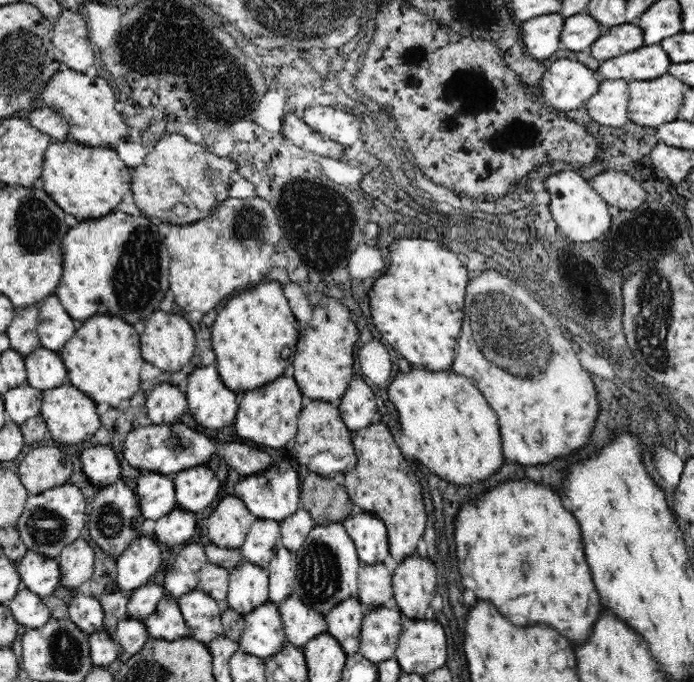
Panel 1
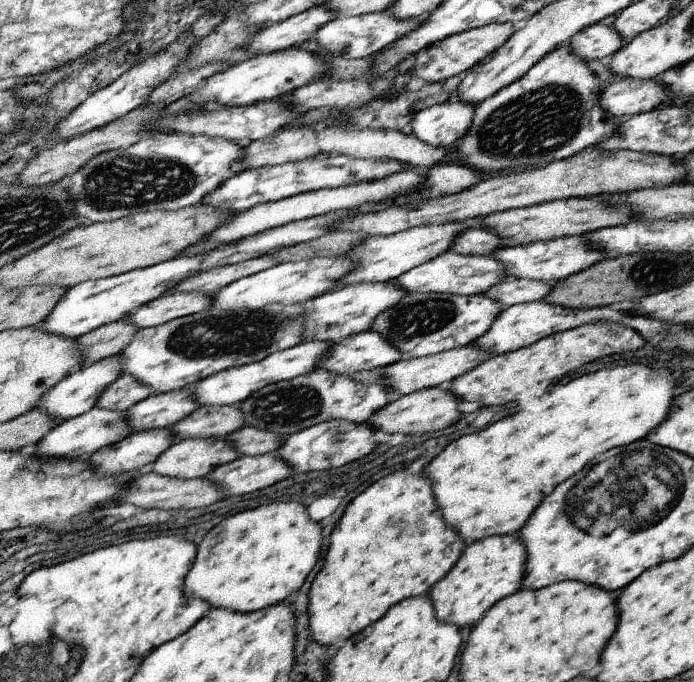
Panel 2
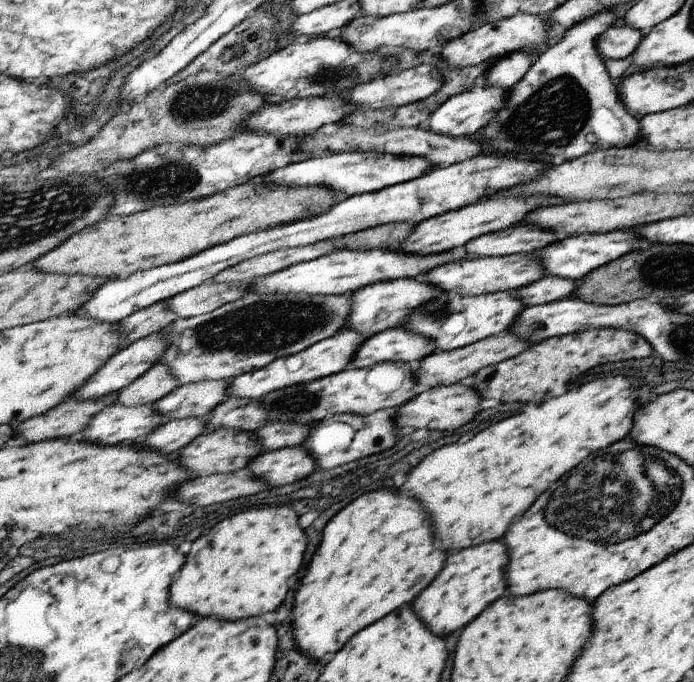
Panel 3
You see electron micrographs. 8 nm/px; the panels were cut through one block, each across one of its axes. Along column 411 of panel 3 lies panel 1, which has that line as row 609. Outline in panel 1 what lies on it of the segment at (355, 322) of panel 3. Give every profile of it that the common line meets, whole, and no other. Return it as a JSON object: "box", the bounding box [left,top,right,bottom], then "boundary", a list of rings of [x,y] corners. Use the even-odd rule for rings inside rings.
{"box":[277,595,327,648],"boundary":[[[296,595],[277,605],[287,642],[303,648],[315,636],[327,632],[325,615],[308,608]]]}

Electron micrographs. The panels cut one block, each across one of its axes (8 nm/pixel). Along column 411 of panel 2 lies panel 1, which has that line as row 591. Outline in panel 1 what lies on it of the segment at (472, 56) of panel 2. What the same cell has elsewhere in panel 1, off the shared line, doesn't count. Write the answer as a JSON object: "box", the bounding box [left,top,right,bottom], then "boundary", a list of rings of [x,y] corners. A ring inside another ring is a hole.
{"box":[57,539,94,595],"boundary":[[[80,539],[66,548],[57,558],[61,579],[59,580],[60,588],[64,588],[67,595],[76,591],[76,589],[89,581],[93,575],[94,553],[92,548]]]}

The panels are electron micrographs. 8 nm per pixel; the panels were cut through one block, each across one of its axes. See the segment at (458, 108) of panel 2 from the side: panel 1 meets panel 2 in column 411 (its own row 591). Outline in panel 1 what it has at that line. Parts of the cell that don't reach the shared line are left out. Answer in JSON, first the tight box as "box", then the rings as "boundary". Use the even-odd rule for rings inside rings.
{"box":[115,534,166,598],"boundary":[[[154,534],[134,538],[132,544],[115,558],[116,586],[128,598],[133,591],[151,582],[152,576],[160,568],[160,560],[166,554],[153,537]]]}

